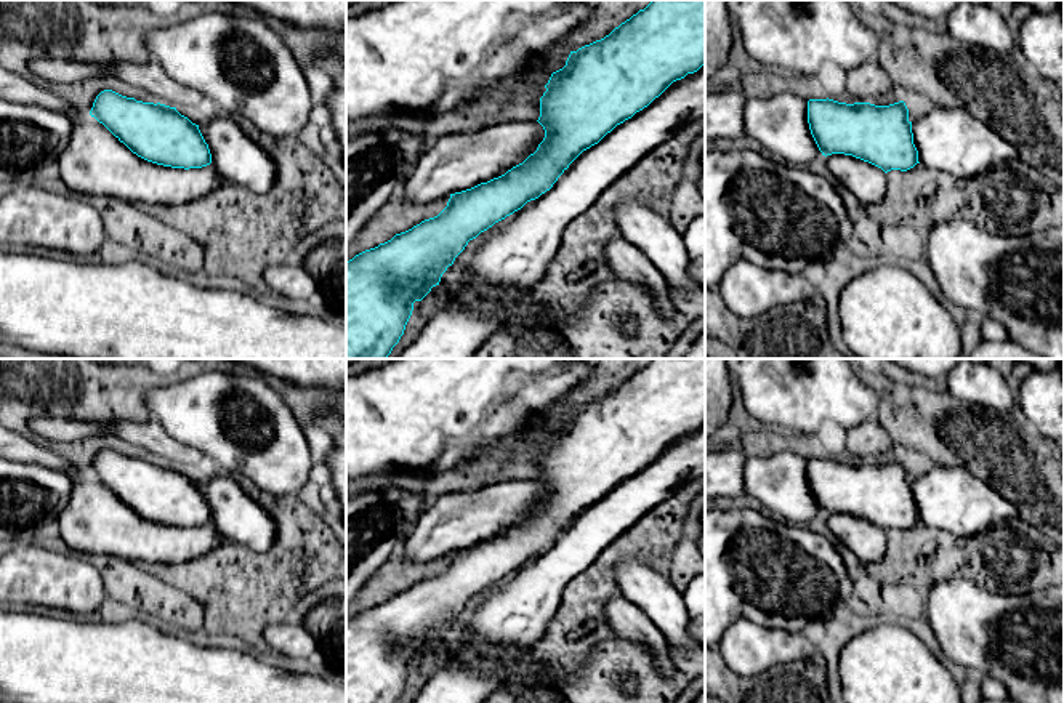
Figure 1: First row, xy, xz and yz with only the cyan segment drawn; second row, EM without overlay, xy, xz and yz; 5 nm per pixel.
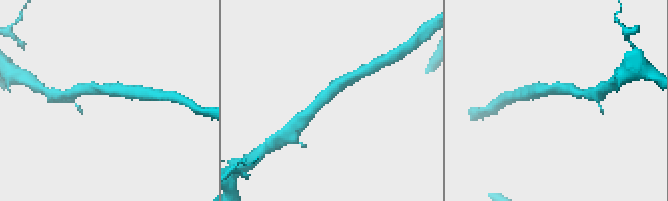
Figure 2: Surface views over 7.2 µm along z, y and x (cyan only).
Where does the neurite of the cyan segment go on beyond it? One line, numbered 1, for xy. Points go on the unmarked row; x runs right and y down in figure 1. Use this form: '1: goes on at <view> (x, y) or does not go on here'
1: does not go on here

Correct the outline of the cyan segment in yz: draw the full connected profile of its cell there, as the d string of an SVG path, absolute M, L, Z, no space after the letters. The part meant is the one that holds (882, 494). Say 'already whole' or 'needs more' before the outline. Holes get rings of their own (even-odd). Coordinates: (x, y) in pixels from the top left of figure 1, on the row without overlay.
already whole; M809 458L808 482L822 514L844 512L885 532L907 530L918 520L912 480L904 460L889 464Z

